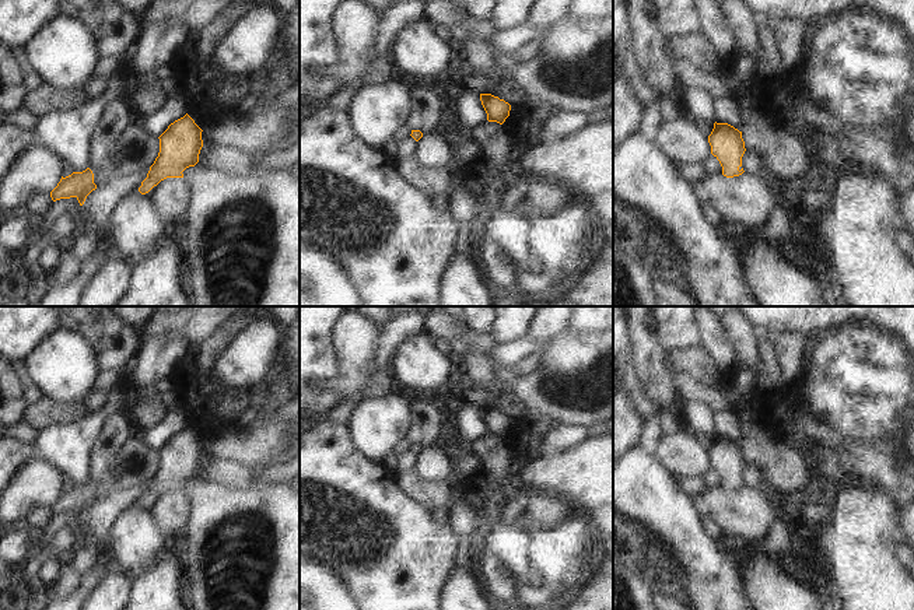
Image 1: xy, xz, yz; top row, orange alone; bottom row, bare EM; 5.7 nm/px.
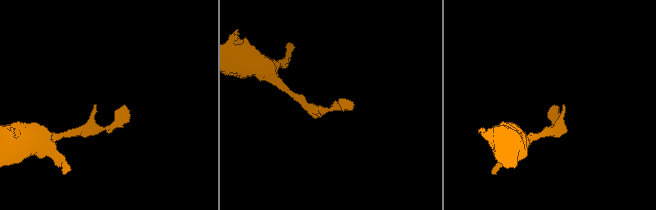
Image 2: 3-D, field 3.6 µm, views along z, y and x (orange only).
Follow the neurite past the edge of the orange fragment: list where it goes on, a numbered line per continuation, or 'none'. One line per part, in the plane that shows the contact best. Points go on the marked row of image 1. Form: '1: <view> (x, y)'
1: xy (241, 232)

